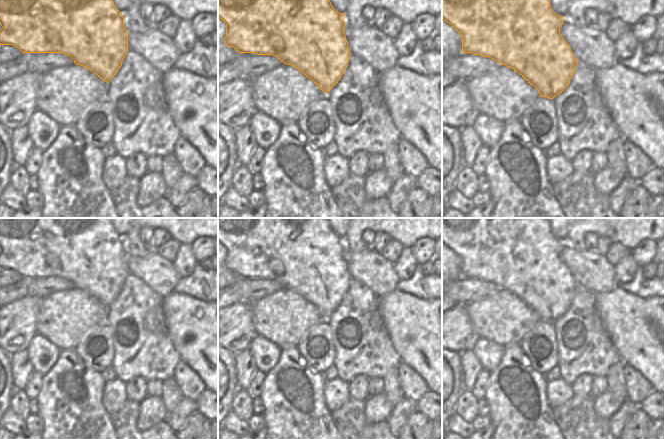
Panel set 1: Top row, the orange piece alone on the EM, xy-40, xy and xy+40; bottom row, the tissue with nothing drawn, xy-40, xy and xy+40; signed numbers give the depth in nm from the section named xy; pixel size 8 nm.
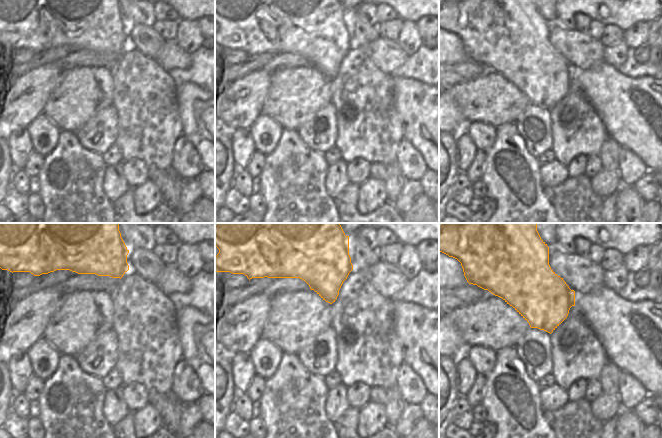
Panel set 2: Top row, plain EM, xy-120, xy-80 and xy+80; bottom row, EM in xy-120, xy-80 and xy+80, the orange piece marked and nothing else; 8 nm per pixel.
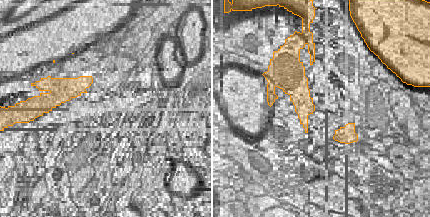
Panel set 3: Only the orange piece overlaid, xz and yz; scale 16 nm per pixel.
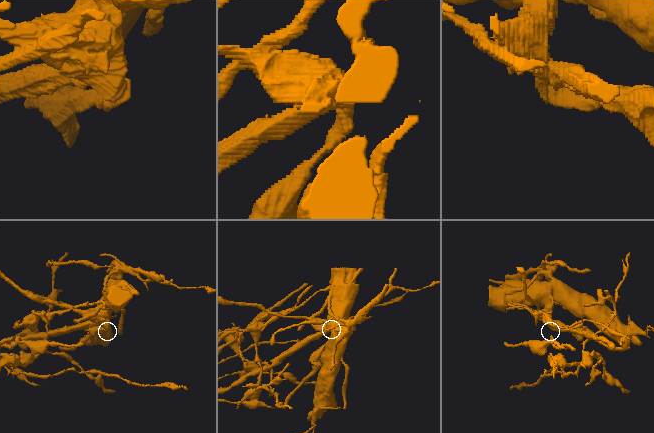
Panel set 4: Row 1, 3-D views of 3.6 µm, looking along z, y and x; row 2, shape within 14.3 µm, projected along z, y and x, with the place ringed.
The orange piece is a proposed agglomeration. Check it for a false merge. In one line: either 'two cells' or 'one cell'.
two cells

